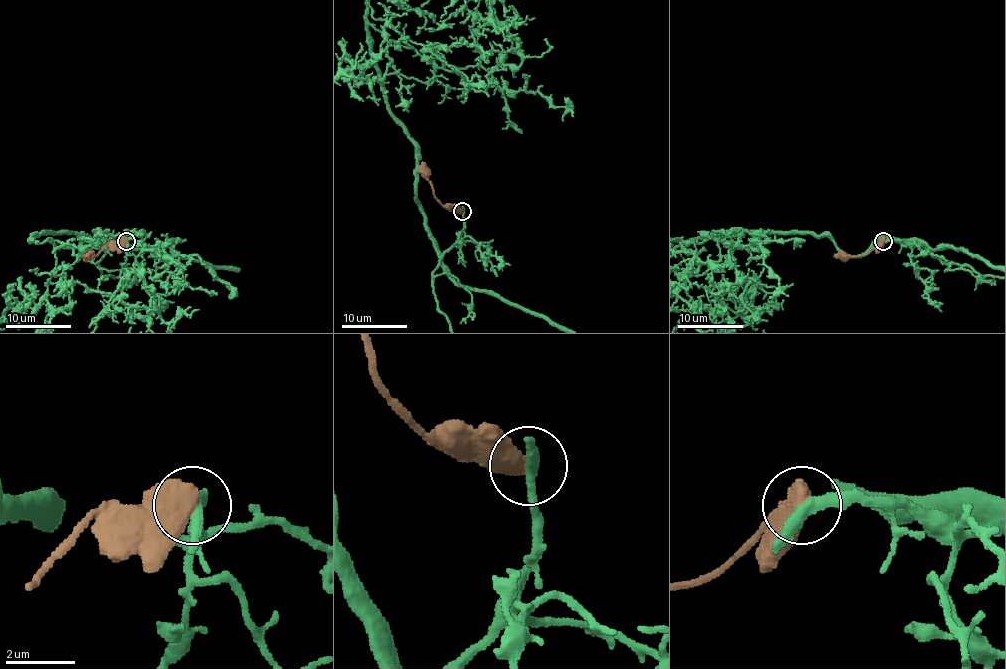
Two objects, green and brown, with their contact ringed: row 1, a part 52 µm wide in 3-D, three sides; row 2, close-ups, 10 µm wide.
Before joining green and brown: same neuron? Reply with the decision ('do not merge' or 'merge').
do not merge

